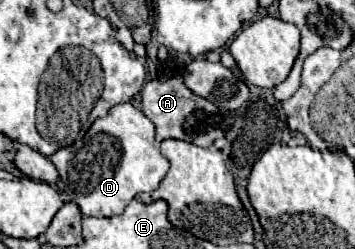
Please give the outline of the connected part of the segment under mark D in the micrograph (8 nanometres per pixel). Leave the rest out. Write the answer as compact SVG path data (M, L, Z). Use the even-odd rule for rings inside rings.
M130 102L116 104L104 118L96 118L82 138L84 146L72 144L60 148L50 156L58 168L64 192L76 202L84 216L116 216L122 214L128 202L142 194L152 192L166 176L170 162L160 154L154 142L154 124Z

